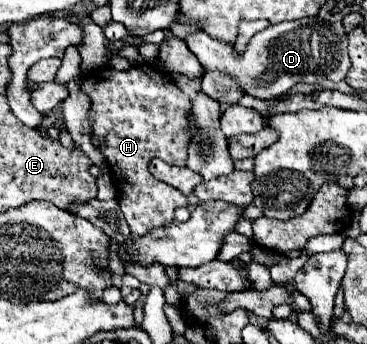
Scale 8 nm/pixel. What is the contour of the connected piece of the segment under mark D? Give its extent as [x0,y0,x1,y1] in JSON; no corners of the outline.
[184,19,350,101]

